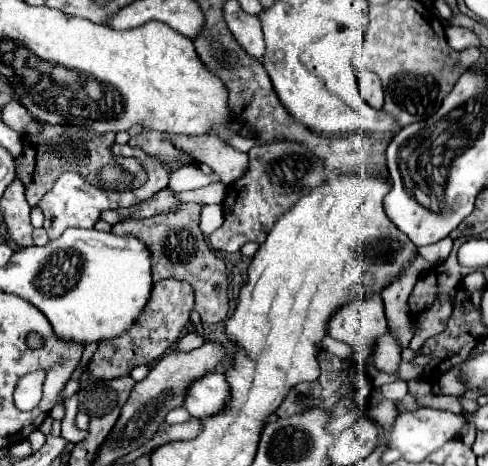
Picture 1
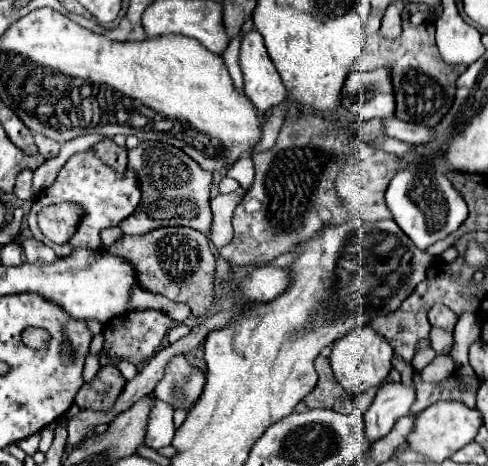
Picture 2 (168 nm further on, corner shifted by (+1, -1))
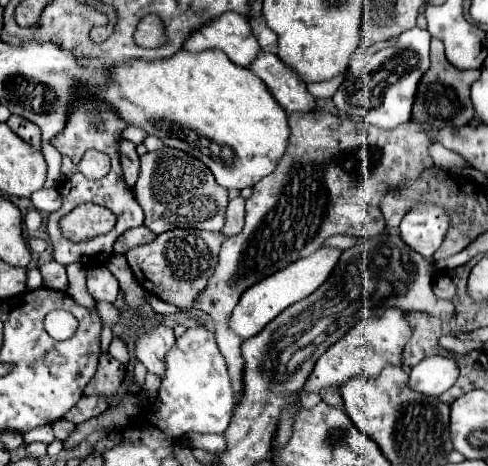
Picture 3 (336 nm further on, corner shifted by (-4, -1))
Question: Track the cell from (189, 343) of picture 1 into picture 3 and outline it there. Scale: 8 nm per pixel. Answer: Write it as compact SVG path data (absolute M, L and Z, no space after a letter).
M321 247L313 255L303 257L299 261L295 261L293 265L281 269L281 273L273 273L273 277L267 277L265 281L259 281L257 285L249 287L241 295L241 301L237 303L237 307L231 313L231 323L229 323L231 329L243 339L255 337L283 309L287 309L289 305L293 305L293 303L297 303L297 301L301 301L305 297L309 297L315 289L319 289L327 281L327 277L331 275L331 271L337 265L341 253L343 251L335 249L335 247Z

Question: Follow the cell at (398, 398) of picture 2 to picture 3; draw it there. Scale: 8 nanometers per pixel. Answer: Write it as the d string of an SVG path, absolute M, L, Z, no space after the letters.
M433 355L419 361L409 373L411 389L425 393L425 395L441 395L449 387L455 385L459 377L459 365L455 357L441 357Z

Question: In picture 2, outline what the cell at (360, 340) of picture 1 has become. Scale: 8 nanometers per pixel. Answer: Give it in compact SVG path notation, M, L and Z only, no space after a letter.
M360 325L360 327L350 329L344 337L332 343L330 365L338 383L344 389L354 391L354 395L364 395L370 387L380 387L384 377L390 373L392 355L394 355L392 347L380 333L376 333L370 325Z

